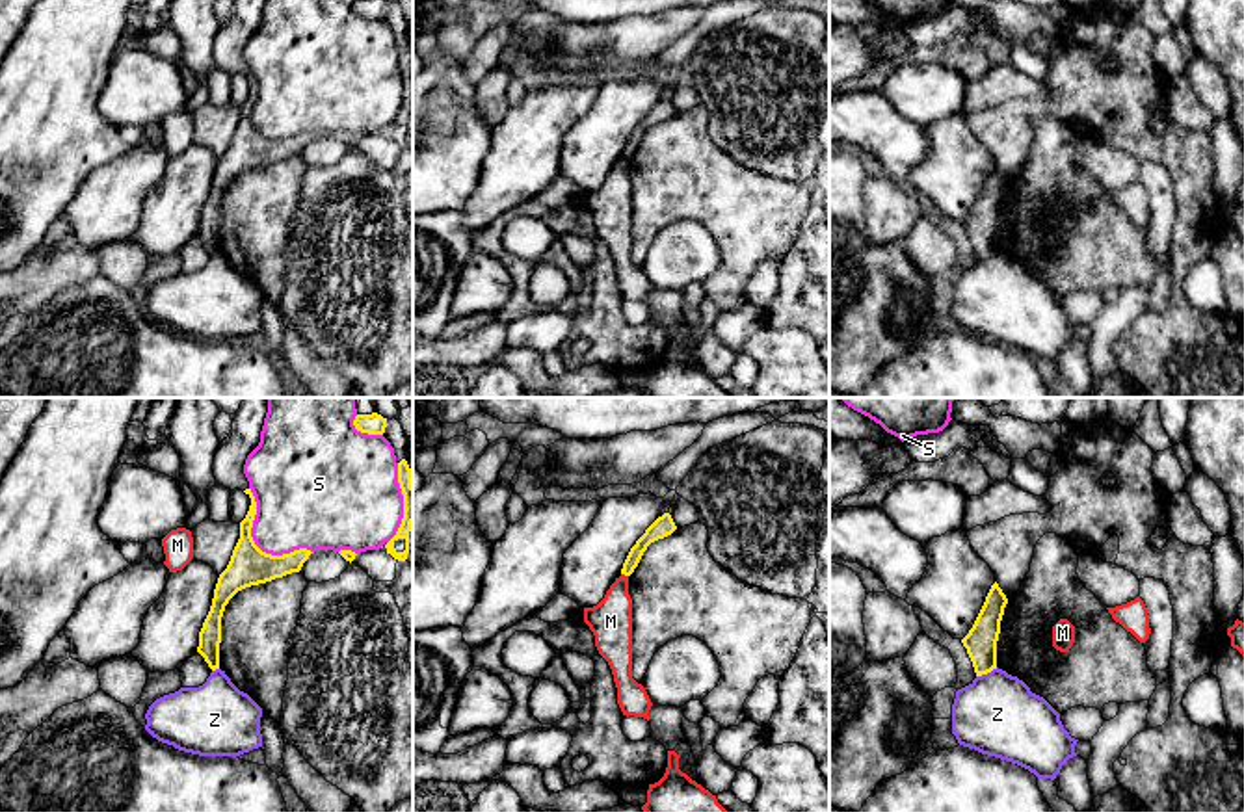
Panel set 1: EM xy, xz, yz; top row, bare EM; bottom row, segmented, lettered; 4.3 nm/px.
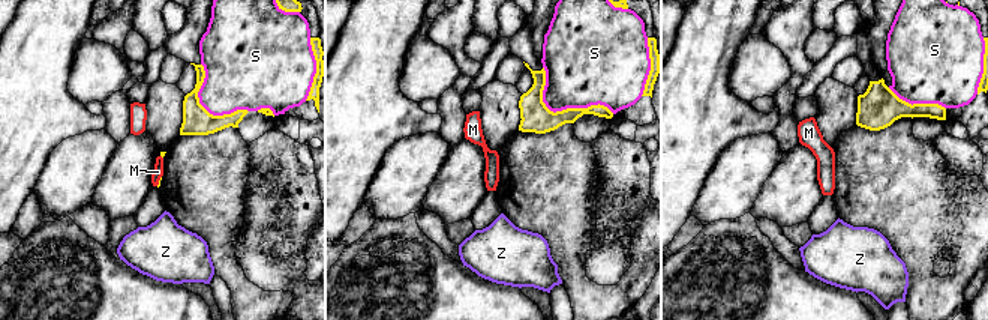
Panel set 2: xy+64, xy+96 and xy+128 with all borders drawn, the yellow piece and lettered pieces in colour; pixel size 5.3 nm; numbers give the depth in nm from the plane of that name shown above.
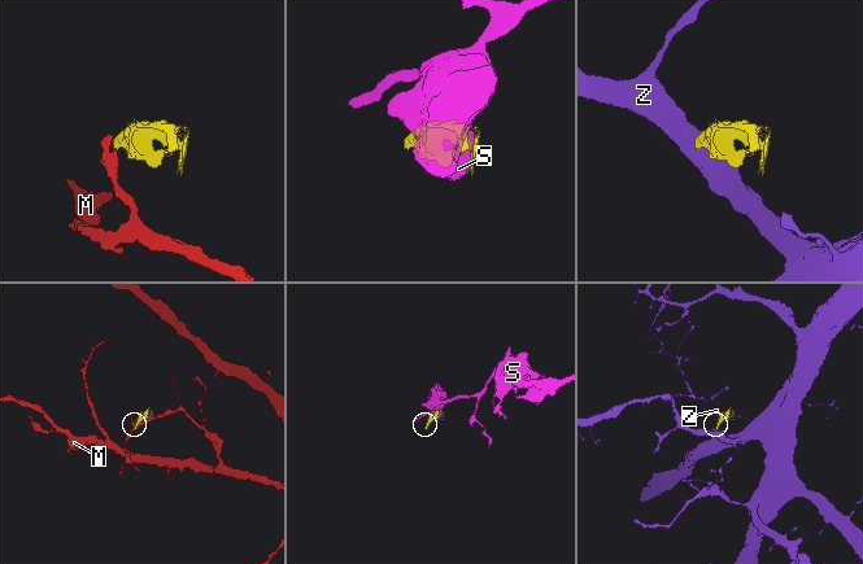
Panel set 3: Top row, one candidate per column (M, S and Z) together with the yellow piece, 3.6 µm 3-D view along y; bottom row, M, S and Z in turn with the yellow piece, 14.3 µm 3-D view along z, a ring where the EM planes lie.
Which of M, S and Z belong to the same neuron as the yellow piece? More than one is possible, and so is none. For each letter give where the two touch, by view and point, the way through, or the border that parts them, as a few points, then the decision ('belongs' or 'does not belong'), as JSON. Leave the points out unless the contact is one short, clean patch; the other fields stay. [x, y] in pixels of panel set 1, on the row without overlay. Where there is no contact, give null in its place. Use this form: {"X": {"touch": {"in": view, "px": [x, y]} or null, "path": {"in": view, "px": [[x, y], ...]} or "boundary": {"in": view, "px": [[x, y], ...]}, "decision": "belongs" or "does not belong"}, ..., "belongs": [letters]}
{"M": {"touch": {"in": "xz", "px": [625, 158]}, "boundary": {"in": "xz", "px": [[622, 157], [627, 160]]}, "decision": "does not belong"}, "S": {"touch": {"in": "xy", "px": [253, 127]}, "decision": "does not belong"}, "Z": {"touch": {"in": "yz", "px": [986, 257]}, "boundary": {"in": "yz", "px": [[997, 251], [977, 261]]}, "decision": "does not belong"}, "belongs": []}

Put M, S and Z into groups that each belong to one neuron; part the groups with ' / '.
M / S / Z

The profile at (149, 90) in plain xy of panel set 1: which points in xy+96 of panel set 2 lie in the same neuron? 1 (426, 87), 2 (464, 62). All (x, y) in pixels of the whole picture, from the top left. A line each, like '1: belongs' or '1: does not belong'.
1: belongs
2: does not belong

